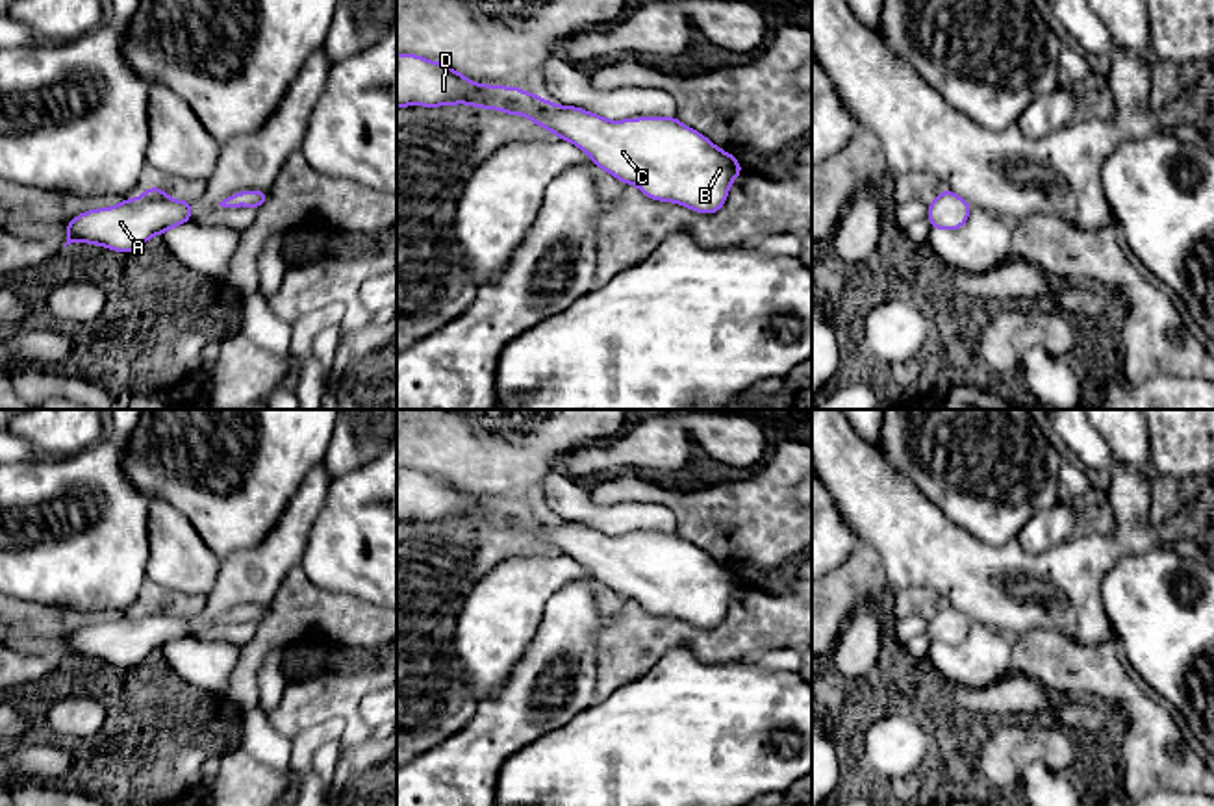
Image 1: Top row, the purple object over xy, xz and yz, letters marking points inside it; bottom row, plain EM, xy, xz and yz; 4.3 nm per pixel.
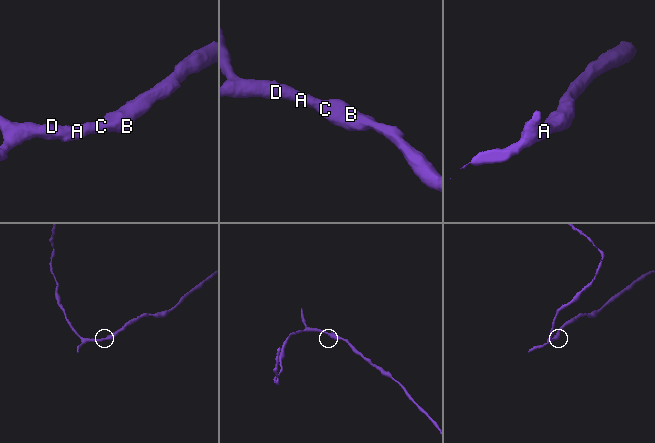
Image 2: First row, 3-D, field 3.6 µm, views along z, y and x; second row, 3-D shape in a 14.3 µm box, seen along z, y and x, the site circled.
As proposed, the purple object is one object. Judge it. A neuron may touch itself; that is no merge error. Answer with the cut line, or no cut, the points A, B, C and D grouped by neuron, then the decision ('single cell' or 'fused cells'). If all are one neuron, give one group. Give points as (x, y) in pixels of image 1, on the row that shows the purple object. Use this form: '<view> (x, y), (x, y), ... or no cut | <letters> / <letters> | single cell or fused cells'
no cut | A B C D | single cell

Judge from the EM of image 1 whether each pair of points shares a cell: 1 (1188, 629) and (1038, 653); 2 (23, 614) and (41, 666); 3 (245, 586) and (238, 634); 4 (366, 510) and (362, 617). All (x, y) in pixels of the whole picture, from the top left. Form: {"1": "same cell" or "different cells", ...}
{"1": "different cells", "2": "different cells", "3": "same cell", "4": "different cells"}

